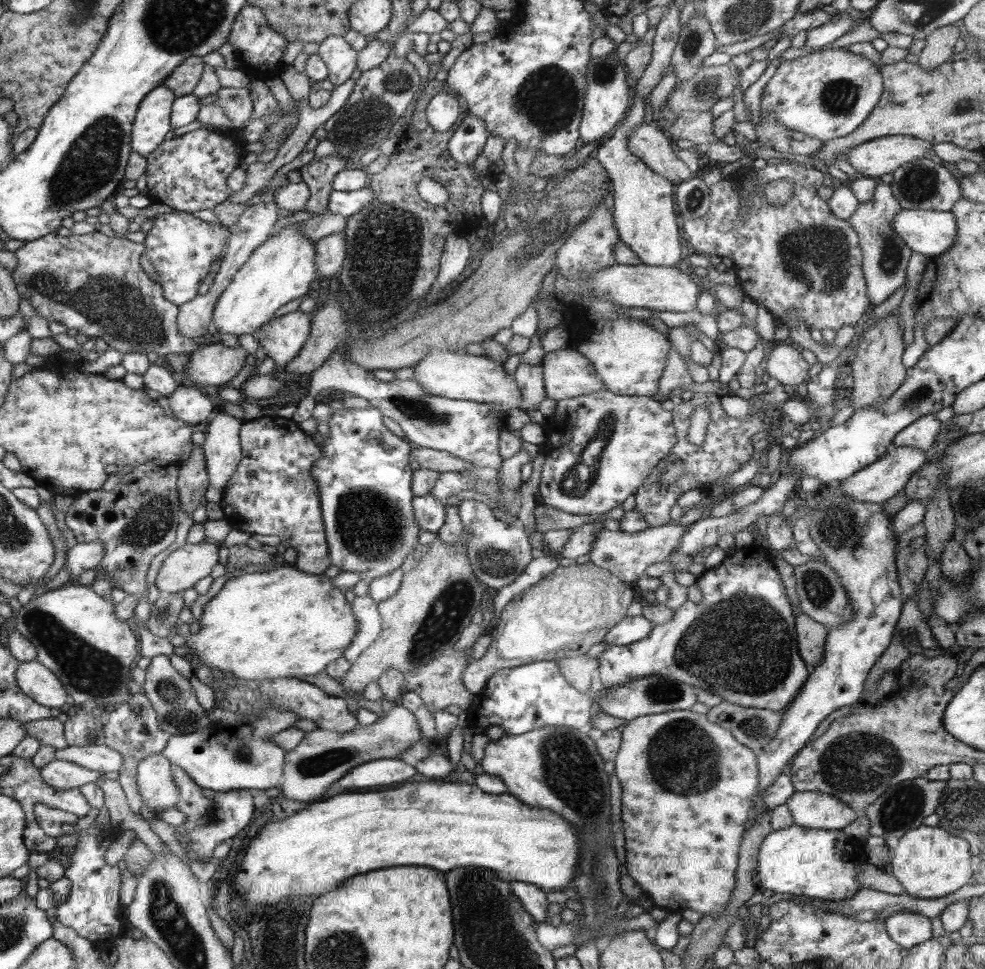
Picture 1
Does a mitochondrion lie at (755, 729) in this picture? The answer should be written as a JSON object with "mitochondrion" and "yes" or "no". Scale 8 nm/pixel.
{"mitochondrion":"yes"}

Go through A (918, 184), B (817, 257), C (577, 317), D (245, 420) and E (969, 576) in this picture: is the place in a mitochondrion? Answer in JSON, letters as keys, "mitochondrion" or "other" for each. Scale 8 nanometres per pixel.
{"A":"mitochondrion","B":"mitochondrion","C":"other","D":"other","E":"other"}

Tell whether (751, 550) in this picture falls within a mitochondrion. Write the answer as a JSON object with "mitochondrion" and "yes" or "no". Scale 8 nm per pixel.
{"mitochondrion":"no"}

